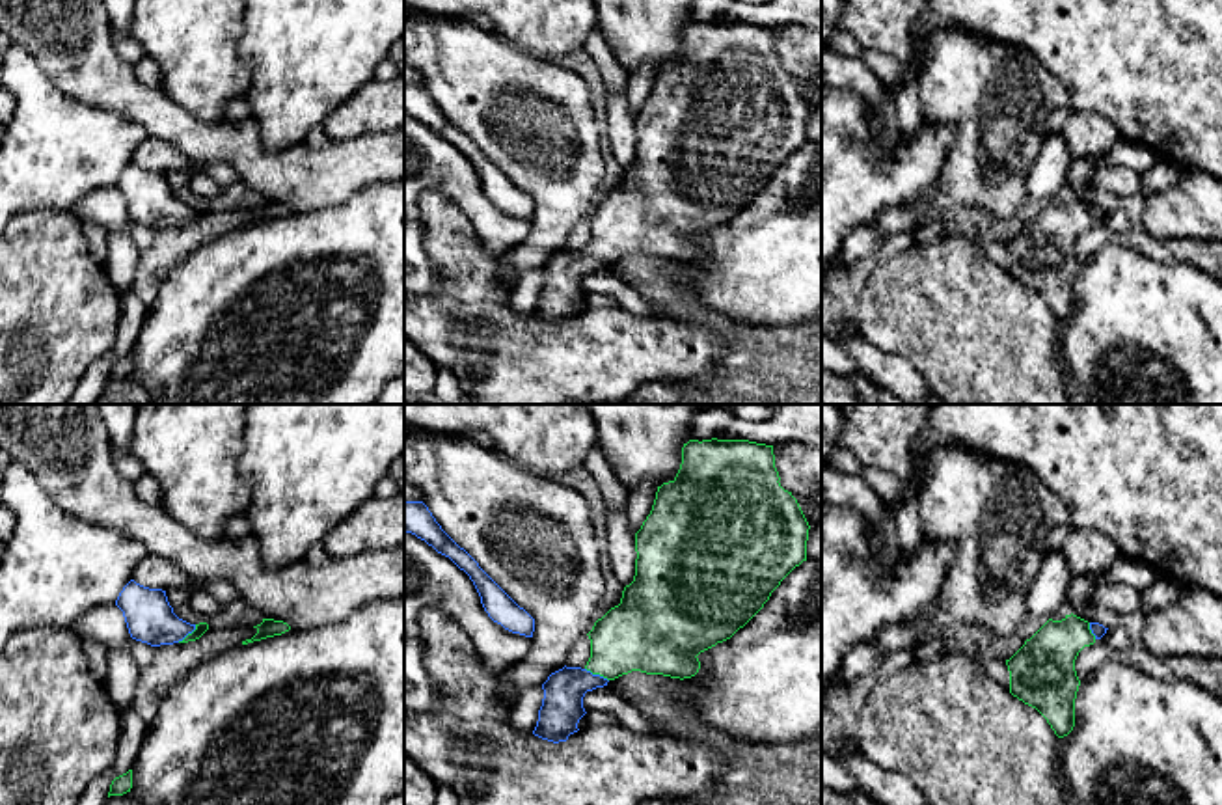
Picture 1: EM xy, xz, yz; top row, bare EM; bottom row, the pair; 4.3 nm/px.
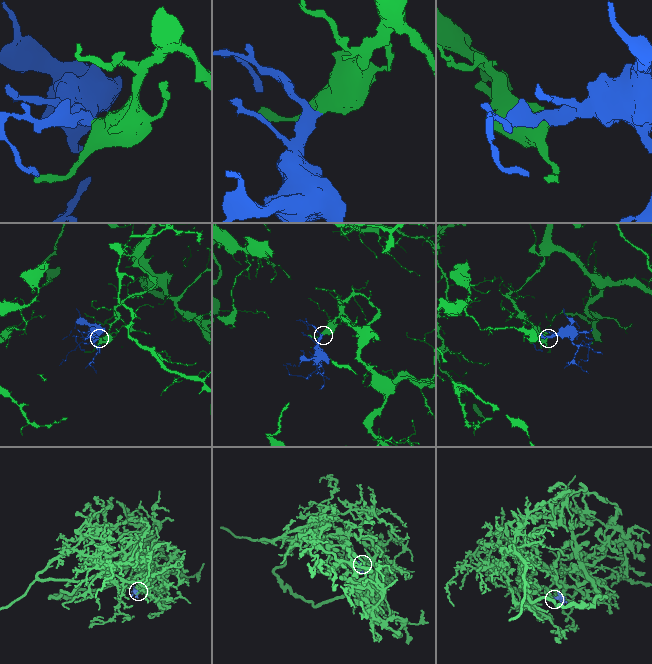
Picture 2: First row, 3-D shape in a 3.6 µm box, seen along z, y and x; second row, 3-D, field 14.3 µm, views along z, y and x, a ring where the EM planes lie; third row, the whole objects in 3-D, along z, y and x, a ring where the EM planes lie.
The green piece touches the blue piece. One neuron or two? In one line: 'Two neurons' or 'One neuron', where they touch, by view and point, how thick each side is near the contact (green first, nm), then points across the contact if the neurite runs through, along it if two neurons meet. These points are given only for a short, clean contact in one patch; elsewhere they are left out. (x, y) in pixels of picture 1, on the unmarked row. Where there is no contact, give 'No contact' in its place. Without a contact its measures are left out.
One neuron. Touches green at xz (597, 256). Thickness 320 nm (green) against 180 nm. Path across: xz (639, 217), (597, 256), (561, 291)

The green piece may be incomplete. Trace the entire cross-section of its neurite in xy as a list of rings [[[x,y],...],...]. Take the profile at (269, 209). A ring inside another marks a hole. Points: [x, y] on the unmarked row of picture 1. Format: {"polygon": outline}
{"polygon": [[[263,201],[261,207],[253,209],[257,216],[251,222],[242,224],[242,227],[261,224],[266,220],[281,218],[291,212],[291,209],[283,203],[274,203],[274,201]]]}

